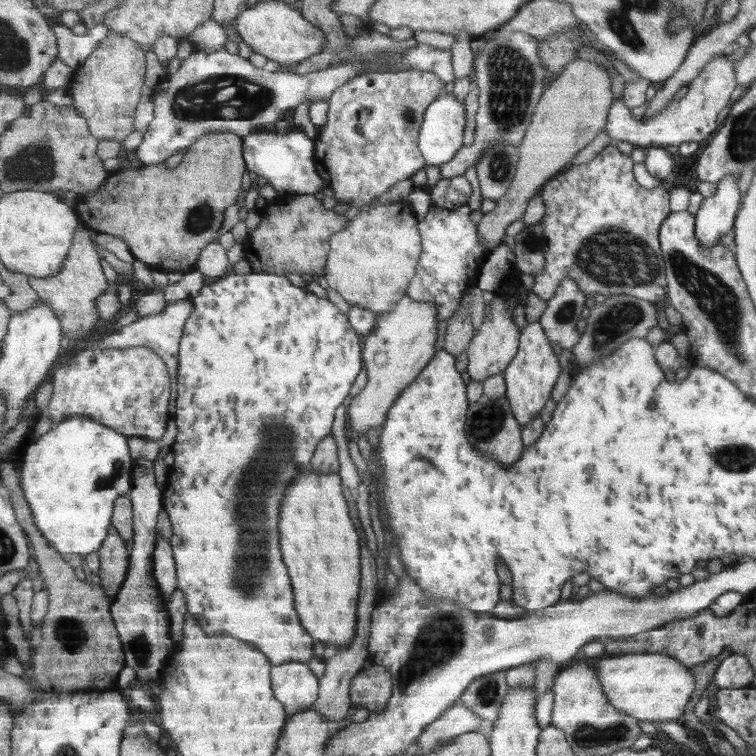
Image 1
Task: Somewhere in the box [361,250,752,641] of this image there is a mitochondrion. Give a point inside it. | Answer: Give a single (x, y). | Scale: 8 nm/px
(620, 317)

